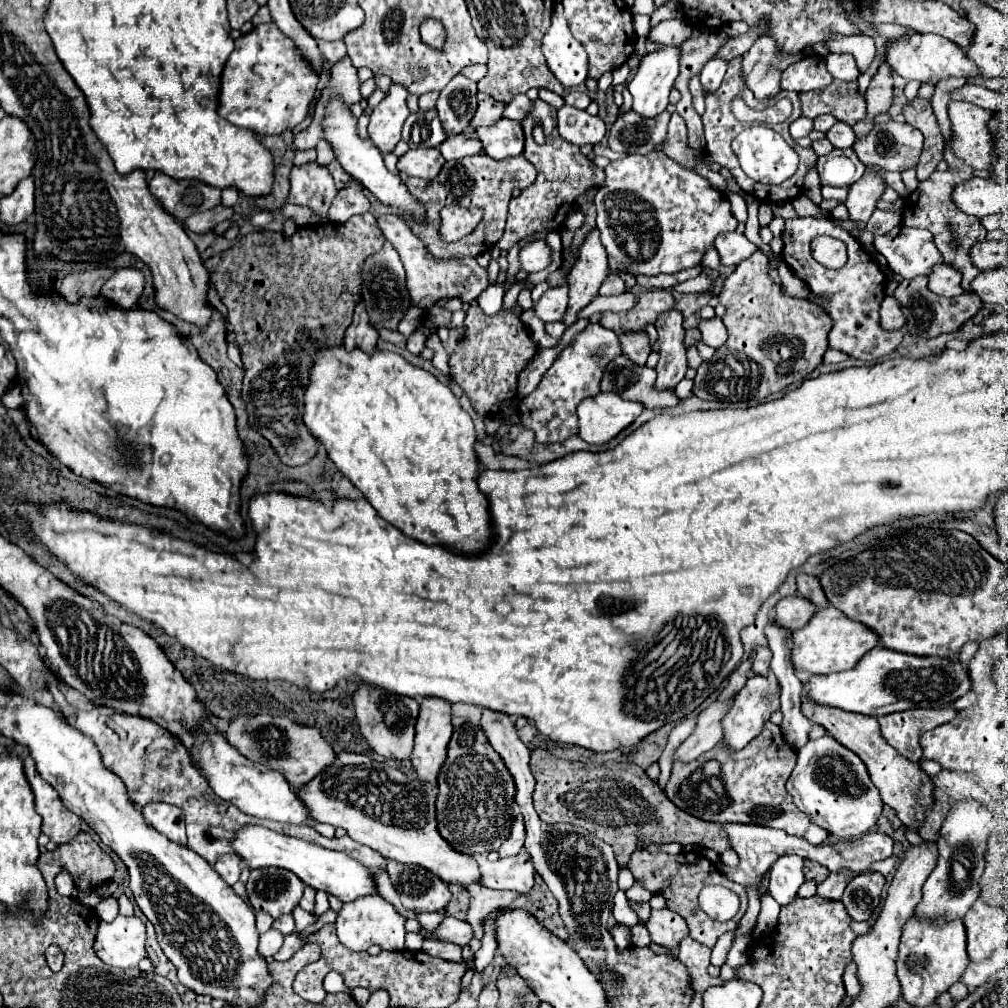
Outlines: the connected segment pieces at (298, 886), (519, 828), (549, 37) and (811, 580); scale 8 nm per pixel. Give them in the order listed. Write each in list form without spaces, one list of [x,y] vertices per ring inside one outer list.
[[[255,869],[247,881],[247,897],[255,911],[267,911],[273,919],[291,913],[303,895],[303,881],[287,869]]]
[[[521,813],[517,815],[513,827],[511,827],[511,835],[509,839],[497,849],[499,857],[511,857],[511,855],[517,855],[521,849],[523,849],[523,841],[525,841],[525,825],[523,825],[523,817]]]
[[[561,3],[555,5],[551,27],[541,41],[541,51],[549,69],[565,89],[573,89],[587,79],[587,53],[571,35]]]
[[[799,573],[797,575],[797,591],[801,597],[813,601],[817,607],[823,607],[827,605],[827,599],[825,599],[825,593],[819,585],[819,579],[815,575],[807,575],[807,573]]]

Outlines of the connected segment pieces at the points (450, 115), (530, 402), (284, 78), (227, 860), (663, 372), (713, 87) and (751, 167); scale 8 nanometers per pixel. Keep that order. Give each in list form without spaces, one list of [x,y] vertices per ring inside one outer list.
[[[453,77],[439,93],[437,113],[447,137],[461,135],[469,127],[477,109],[477,83],[467,77]]]
[[[589,323],[577,339],[567,345],[561,355],[555,359],[551,369],[543,375],[537,389],[519,401],[517,411],[521,417],[521,425],[529,427],[535,433],[539,443],[557,443],[577,433],[577,405],[591,395],[599,393],[599,383],[603,377],[603,369],[621,355],[621,345],[617,335],[611,329],[601,327],[599,323]]]
[[[275,23],[257,25],[235,41],[235,49],[225,63],[219,115],[237,127],[255,131],[259,137],[281,135],[285,129],[293,131],[307,117],[317,81],[315,73],[311,73],[295,53],[291,39],[283,35]]]
[[[235,853],[223,855],[223,857],[219,857],[219,861],[215,863],[215,871],[223,877],[223,881],[225,881],[227,885],[235,885],[235,883],[239,881],[239,875],[241,875],[239,863],[241,863],[241,857],[239,857],[239,855],[235,855]]]
[[[677,309],[661,313],[655,321],[659,333],[659,363],[657,363],[657,389],[673,389],[687,371],[685,359],[685,329],[683,329],[683,315]]]
[[[713,57],[705,63],[703,71],[701,71],[701,85],[703,85],[703,91],[705,93],[713,93],[721,87],[723,83],[723,75],[725,75],[725,69],[727,69],[727,63]]]
[[[753,125],[749,129],[743,129],[735,141],[733,141],[733,151],[741,163],[741,169],[745,171],[745,175],[749,175],[753,181],[763,183],[763,185],[779,185],[785,179],[789,179],[794,175],[799,164],[799,156],[789,147],[788,143],[779,137],[779,133],[775,133],[769,127],[763,125]]]

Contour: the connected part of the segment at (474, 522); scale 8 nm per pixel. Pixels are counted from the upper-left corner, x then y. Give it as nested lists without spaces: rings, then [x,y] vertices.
[[[331,347],[331,349],[321,349],[317,353],[317,361],[311,369],[311,383],[305,393],[305,417],[303,417],[307,429],[325,445],[329,459],[337,465],[337,469],[363,493],[363,497],[373,505],[373,509],[389,521],[393,527],[397,527],[401,533],[415,541],[423,541],[425,545],[443,545],[445,549],[451,549],[455,553],[483,553],[487,545],[491,545],[495,531],[491,525],[491,515],[489,515],[489,501],[487,495],[479,491],[477,487],[477,477],[479,477],[479,457],[475,453],[475,443],[477,443],[477,433],[473,427],[471,417],[459,407],[457,397],[449,391],[447,385],[439,383],[431,373],[413,367],[407,363],[401,355],[395,355],[391,351],[375,351],[373,355],[365,355],[361,349],[355,349],[351,353],[345,351],[345,347]]]

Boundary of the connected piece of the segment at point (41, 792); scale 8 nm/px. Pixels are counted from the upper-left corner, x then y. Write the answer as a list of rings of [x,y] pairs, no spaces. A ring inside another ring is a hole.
[[[17,745],[15,749],[9,749],[9,751],[21,757],[25,763],[25,775],[35,793],[37,813],[43,817],[41,831],[57,845],[71,841],[79,833],[79,817],[61,805],[57,791],[47,781],[43,781],[43,777],[37,773],[35,763],[29,757],[29,751],[25,747]]]

